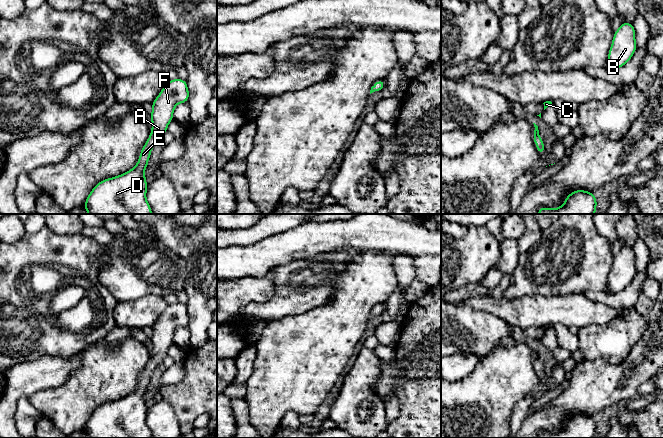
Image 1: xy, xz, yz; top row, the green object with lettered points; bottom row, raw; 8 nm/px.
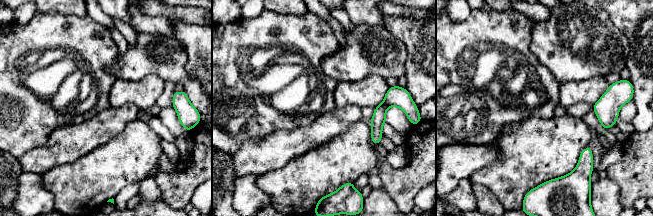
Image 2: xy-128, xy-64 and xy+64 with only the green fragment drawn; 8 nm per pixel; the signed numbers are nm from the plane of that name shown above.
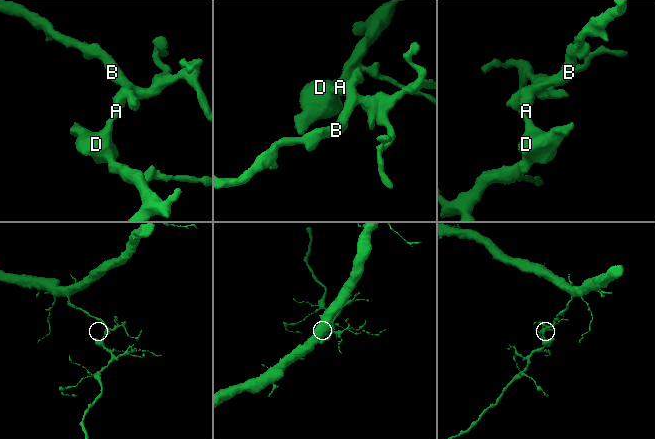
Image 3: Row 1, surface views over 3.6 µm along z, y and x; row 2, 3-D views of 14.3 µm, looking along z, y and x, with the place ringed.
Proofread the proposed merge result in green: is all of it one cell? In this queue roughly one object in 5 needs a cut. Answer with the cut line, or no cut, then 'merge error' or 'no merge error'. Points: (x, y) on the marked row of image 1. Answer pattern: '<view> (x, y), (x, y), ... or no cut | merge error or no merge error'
no cut | no merge error

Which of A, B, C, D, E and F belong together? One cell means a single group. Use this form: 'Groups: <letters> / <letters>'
Groups: A B C D E F

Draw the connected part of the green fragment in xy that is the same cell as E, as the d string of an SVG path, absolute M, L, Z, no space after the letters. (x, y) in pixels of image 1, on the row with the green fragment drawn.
M177 78L166 83L151 103L152 130L140 152L137 165L124 174L97 183L84 204L88 214L152 214L146 200L148 185L144 171L148 167L153 146L163 138L168 124L173 120L175 106L188 100L185 80Z

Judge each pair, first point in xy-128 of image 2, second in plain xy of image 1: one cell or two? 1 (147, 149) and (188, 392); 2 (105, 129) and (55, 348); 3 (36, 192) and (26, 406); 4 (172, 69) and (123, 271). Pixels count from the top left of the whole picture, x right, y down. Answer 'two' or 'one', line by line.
1: two
2: two
3: one
4: one

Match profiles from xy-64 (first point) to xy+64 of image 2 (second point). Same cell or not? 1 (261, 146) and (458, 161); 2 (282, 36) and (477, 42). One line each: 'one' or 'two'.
1: one
2: one

